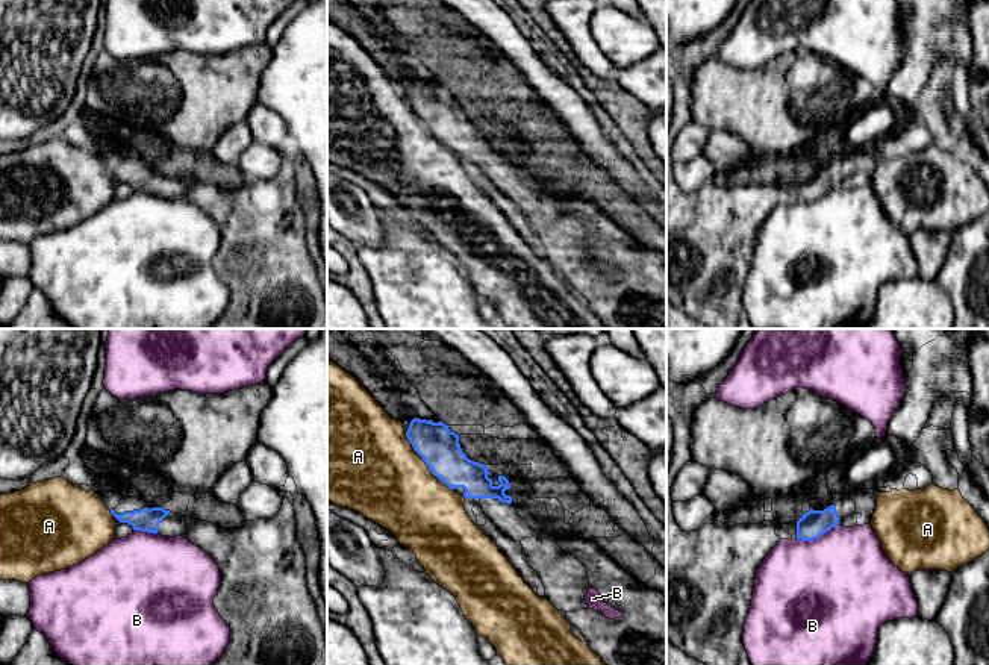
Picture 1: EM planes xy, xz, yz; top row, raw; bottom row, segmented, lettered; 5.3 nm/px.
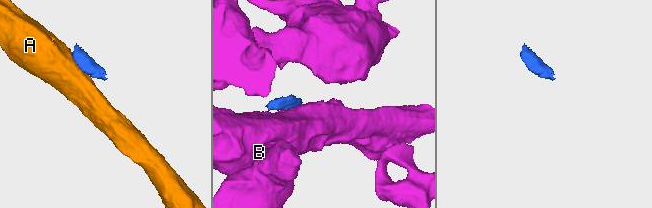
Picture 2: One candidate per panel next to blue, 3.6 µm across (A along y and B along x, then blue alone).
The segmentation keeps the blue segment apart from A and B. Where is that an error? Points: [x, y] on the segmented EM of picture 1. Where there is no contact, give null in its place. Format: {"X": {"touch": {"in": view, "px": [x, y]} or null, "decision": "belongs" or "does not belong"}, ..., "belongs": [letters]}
{"A": {"touch": {"in": "xz", "px": [426, 464]}, "decision": "does not belong"}, "B": {"touch": {"in": "yz", "px": [817, 538]}, "decision": "does not belong"}, "belongs": []}

